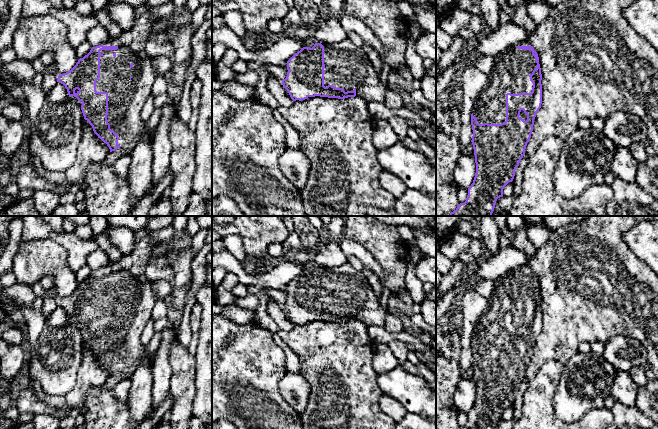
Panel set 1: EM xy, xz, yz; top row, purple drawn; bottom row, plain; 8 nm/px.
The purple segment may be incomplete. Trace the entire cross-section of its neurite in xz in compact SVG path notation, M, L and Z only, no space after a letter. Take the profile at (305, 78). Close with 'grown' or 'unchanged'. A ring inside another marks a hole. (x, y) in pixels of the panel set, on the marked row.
M314 38L307 39L305 46L287 61L287 70L282 85L293 101L315 96L338 99L356 96L367 102L384 103L385 94L389 89L380 81L379 74L374 70L362 47L356 46L348 38L334 44Z; grown

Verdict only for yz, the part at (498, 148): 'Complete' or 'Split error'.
Split error

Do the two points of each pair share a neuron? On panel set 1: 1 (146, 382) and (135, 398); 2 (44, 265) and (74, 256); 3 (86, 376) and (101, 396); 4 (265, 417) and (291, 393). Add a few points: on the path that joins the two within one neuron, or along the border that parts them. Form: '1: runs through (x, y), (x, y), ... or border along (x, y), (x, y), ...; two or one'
1: runs through (142, 386), (139, 394); one
2: border along (51, 240), (62, 247), (66, 263), (75, 272); two
3: border along (103, 385), (92, 388), (79, 405); two
4: border along (282, 376), (279, 382), (279, 392), (299, 414); two

